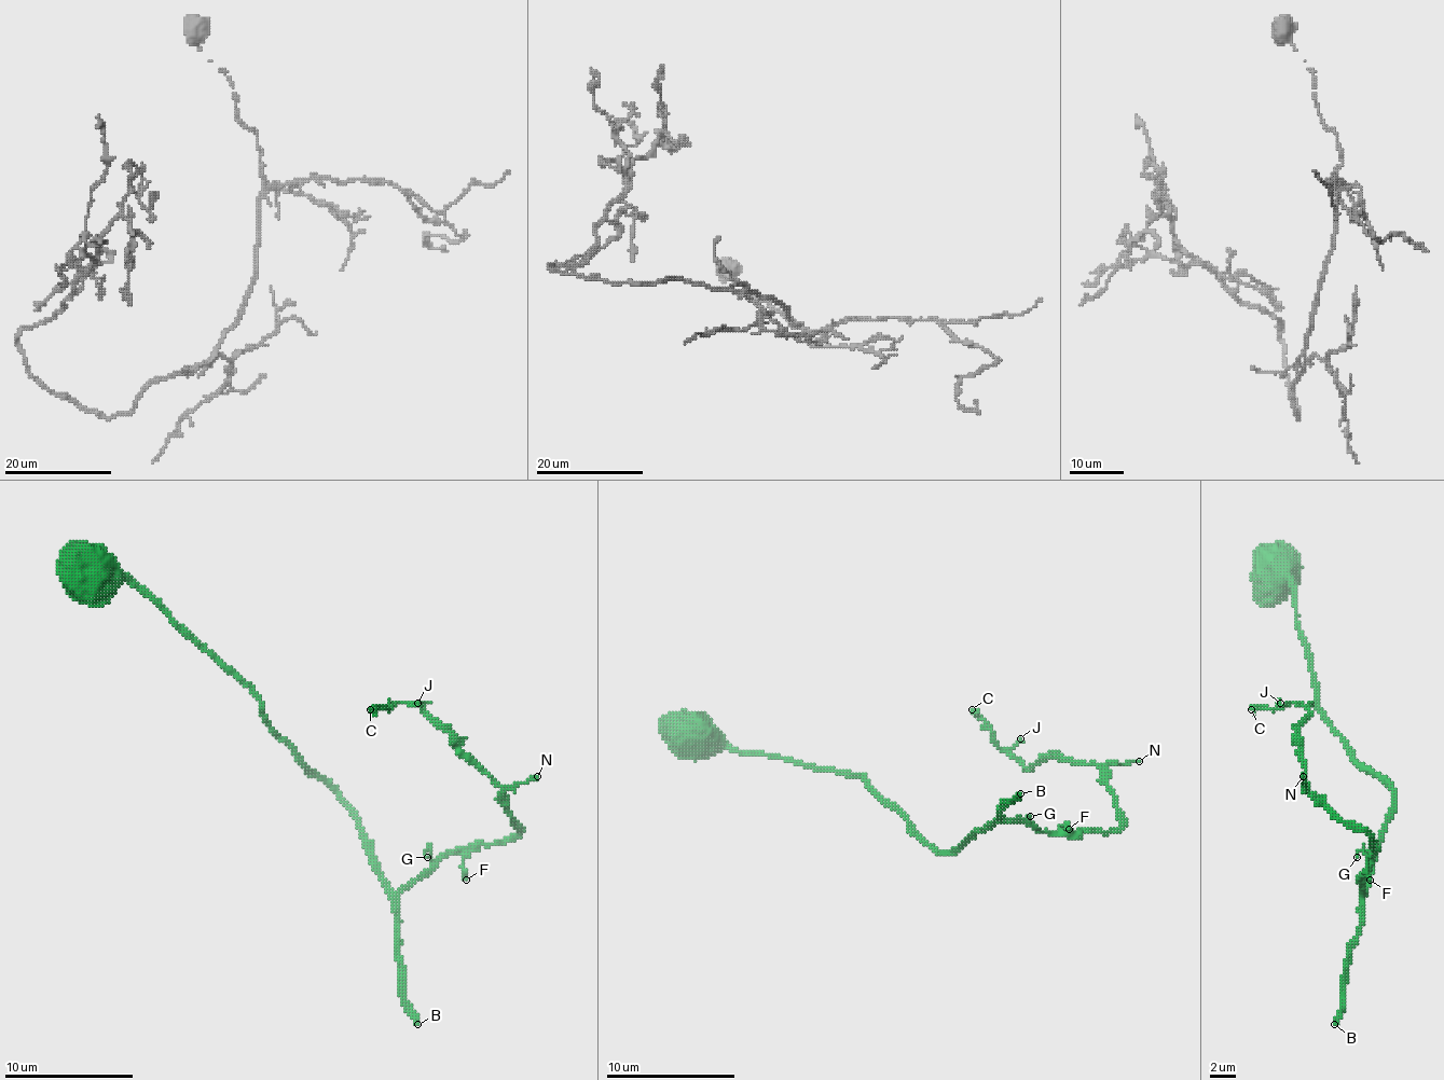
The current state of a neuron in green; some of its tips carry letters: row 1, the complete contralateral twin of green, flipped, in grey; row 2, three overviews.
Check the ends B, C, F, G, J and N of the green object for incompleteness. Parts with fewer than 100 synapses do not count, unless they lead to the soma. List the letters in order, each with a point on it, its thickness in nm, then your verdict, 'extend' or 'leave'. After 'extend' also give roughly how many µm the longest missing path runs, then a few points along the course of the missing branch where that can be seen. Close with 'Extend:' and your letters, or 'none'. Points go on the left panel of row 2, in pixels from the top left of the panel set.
B: place (417, 1024); calibre 320 nm; extend; missing 150 µm
C: place (370, 709); calibre 340 nm; leave
F: place (466, 880); calibre 110 nm; leave
G: place (427, 857); calibre 120 nm; leave
J: place (417, 703); calibre 150 nm; leave
N: place (537, 776); calibre 160 nm; leave
Extend: B

